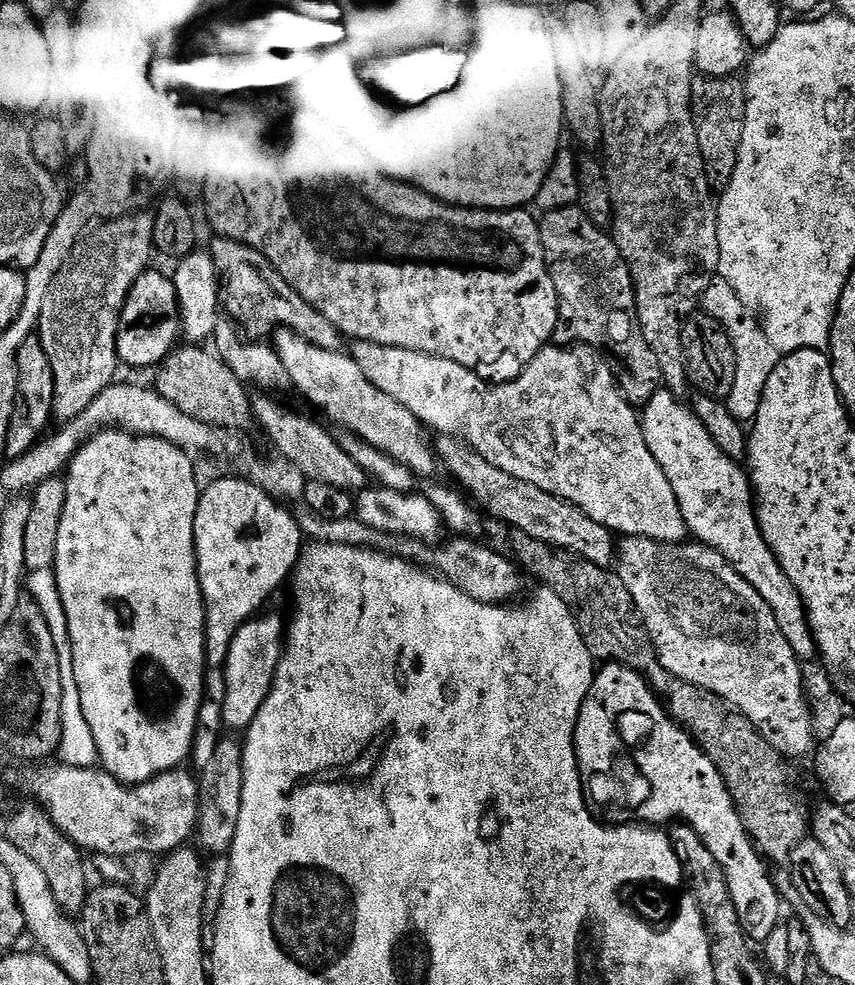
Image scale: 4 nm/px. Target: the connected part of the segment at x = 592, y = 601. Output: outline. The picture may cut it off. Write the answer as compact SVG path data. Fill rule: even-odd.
M513 531L511 535L511 555L515 563L525 573L528 571L534 579L540 580L536 582L543 587L554 590L562 602L566 602L593 661L621 664L647 680L657 700L667 708L669 716L699 744L710 762L718 766L744 829L751 836L752 843L760 849L761 856L773 865L787 865L791 852L809 835L810 810L808 814L803 798L792 789L792 780L784 765L787 764L785 757L774 750L759 730L743 714L730 708L725 700L690 682L682 682L678 674L670 674L670 670L662 666L656 647L644 629L644 619L620 575L602 566L594 566L594 562L586 562L586 558L567 552L565 548L538 542L538 538L530 538L530 534Z

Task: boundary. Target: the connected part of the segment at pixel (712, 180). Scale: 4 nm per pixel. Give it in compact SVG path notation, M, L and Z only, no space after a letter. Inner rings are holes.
M700 78L692 85L692 117L696 123L698 146L702 154L708 183L723 190L734 178L738 166L738 150L742 146L742 130L746 126L746 94L739 79L713 80Z

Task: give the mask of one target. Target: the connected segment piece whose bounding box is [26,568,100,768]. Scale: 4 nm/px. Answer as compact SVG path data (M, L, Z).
M51 568L28 572L26 576L27 595L42 606L42 618L46 618L46 626L50 626L50 634L54 634L54 650L58 650L60 669L62 670L62 742L59 759L65 764L78 768L97 767L100 755L94 742L94 734L90 734L90 722L86 722L86 714L82 714L82 702L78 694L78 682L74 682L74 666L72 665L72 643L68 637L66 622L66 606L62 606L62 594L58 594L58 578Z

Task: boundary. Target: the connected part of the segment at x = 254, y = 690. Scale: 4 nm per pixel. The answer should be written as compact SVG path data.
M276 614L253 617L234 636L227 655L226 696L223 698L223 722L229 731L245 731L261 709L262 702L269 696L273 678L276 676L286 639L286 622Z

